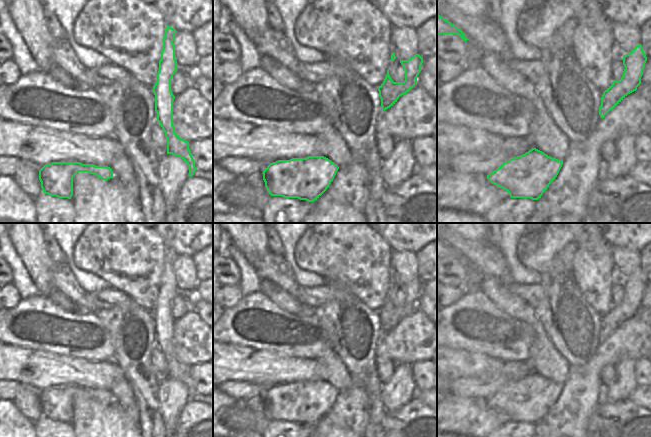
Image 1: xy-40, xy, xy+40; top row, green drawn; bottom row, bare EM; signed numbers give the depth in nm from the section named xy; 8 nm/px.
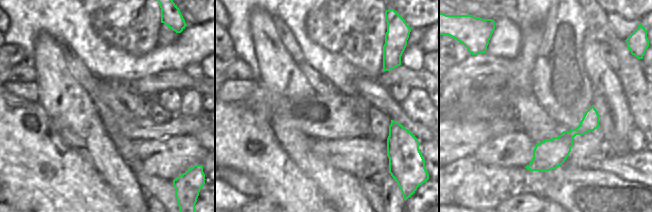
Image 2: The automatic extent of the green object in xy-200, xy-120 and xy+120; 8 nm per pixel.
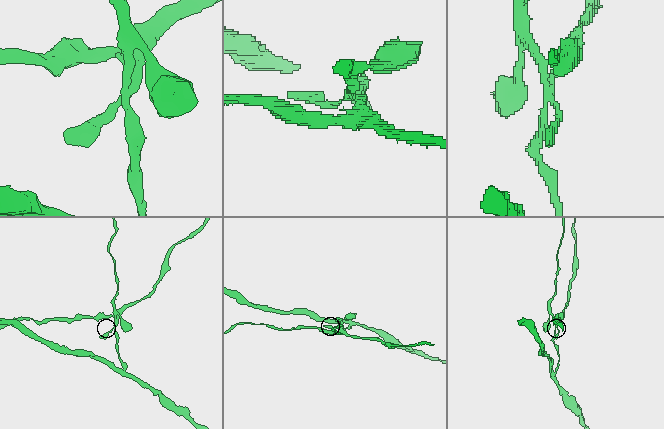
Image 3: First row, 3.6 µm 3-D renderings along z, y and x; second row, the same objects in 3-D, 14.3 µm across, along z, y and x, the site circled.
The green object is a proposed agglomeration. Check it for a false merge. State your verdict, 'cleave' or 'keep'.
cleave

